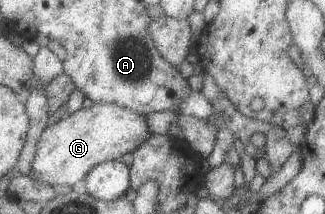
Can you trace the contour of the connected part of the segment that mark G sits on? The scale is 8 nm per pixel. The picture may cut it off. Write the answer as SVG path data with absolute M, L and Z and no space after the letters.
M94 104L72 114L63 114L60 121L45 128L37 146L36 159L32 163L34 172L29 177L38 184L48 185L57 190L62 188L69 190L79 181L83 181L96 165L109 160L119 160L125 153L133 154L152 135L147 116L117 104Z

